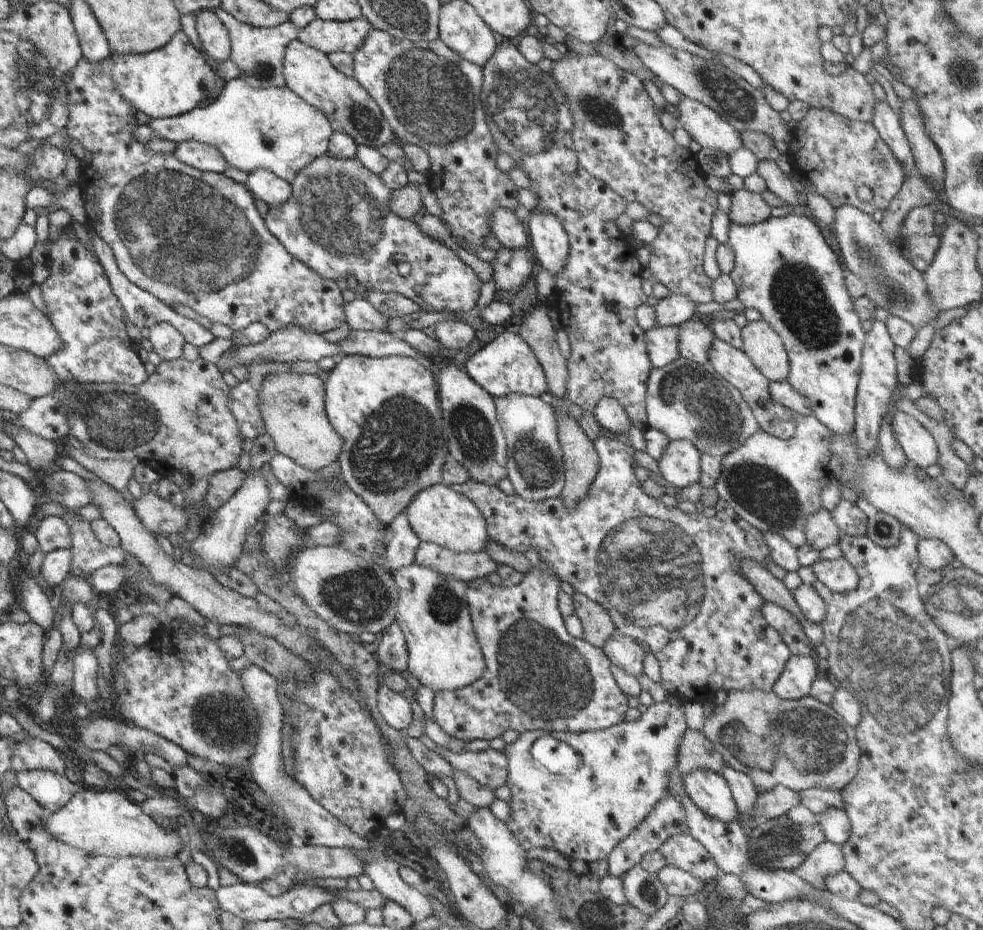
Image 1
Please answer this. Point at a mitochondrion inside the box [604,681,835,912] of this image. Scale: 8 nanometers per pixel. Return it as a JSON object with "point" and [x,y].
{"point":[774,846]}

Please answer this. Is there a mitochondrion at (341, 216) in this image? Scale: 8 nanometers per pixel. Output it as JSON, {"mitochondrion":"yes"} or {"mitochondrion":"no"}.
{"mitochondrion":"yes"}

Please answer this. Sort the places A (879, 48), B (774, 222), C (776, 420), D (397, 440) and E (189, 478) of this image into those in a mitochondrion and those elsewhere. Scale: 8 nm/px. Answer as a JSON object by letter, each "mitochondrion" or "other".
{"A":"other","B":"other","C":"mitochondrion","D":"mitochondrion","E":"other"}

